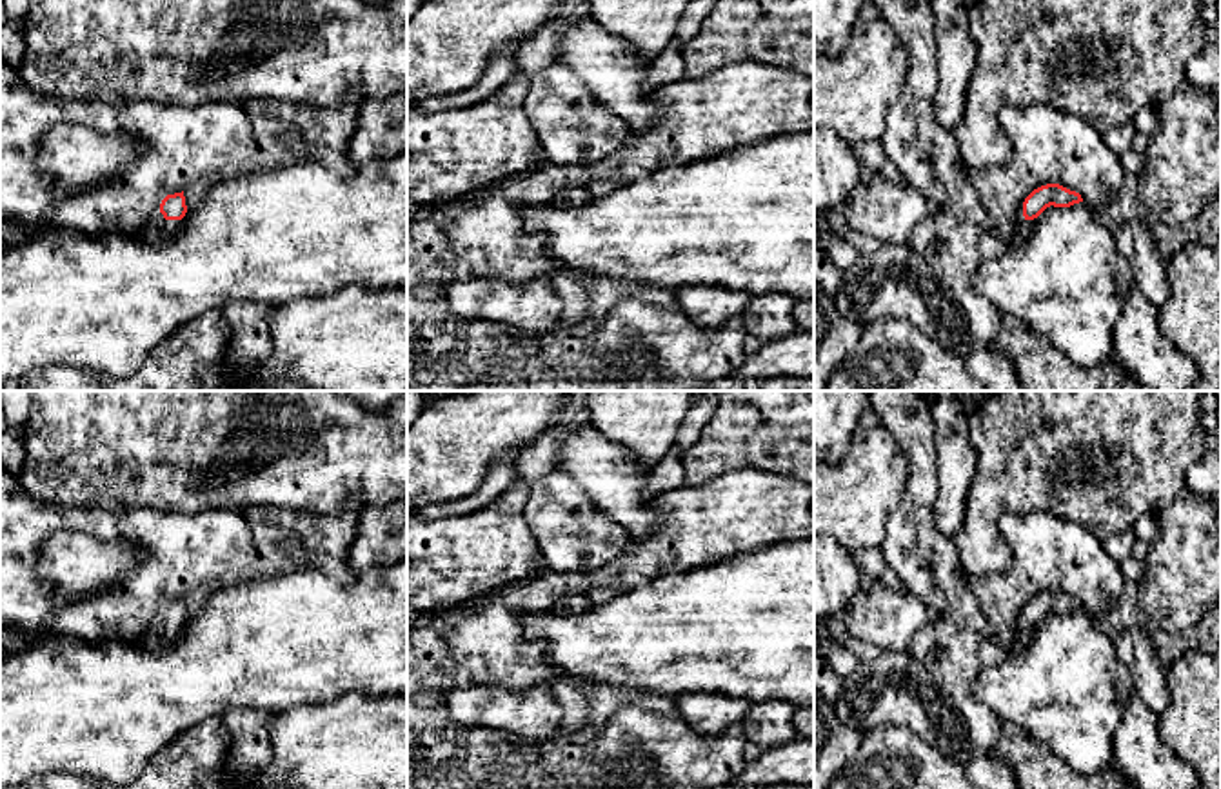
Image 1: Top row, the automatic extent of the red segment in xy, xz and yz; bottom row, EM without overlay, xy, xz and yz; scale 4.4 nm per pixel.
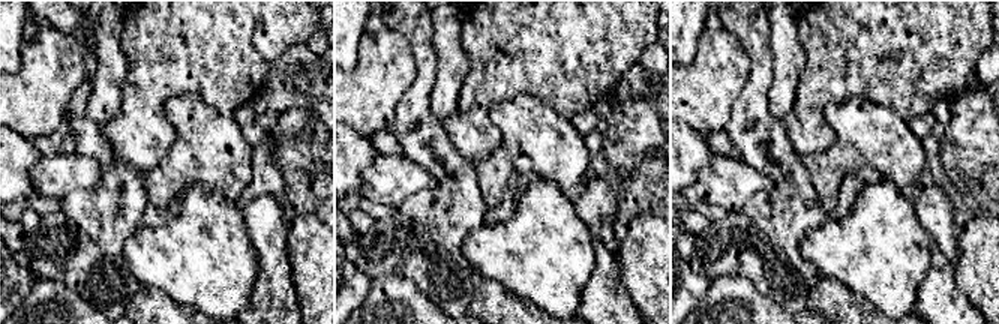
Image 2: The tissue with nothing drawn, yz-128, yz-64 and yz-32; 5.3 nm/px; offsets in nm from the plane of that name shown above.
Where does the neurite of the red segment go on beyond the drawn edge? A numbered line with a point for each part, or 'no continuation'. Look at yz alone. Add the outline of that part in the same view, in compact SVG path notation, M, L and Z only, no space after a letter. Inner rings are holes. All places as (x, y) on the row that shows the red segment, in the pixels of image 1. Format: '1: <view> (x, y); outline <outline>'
1: yz (1025, 226); outline M1023 220L1016 235L1007 242L1008 245L1021 244L1032 231L1032 220Z

